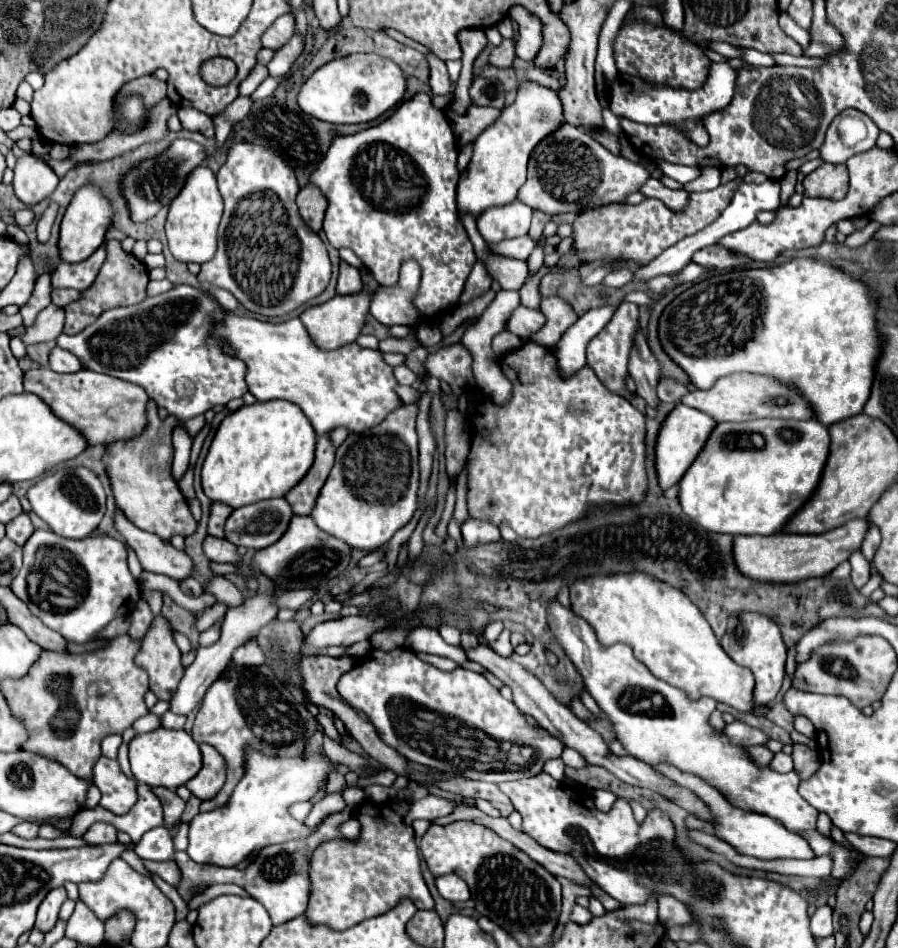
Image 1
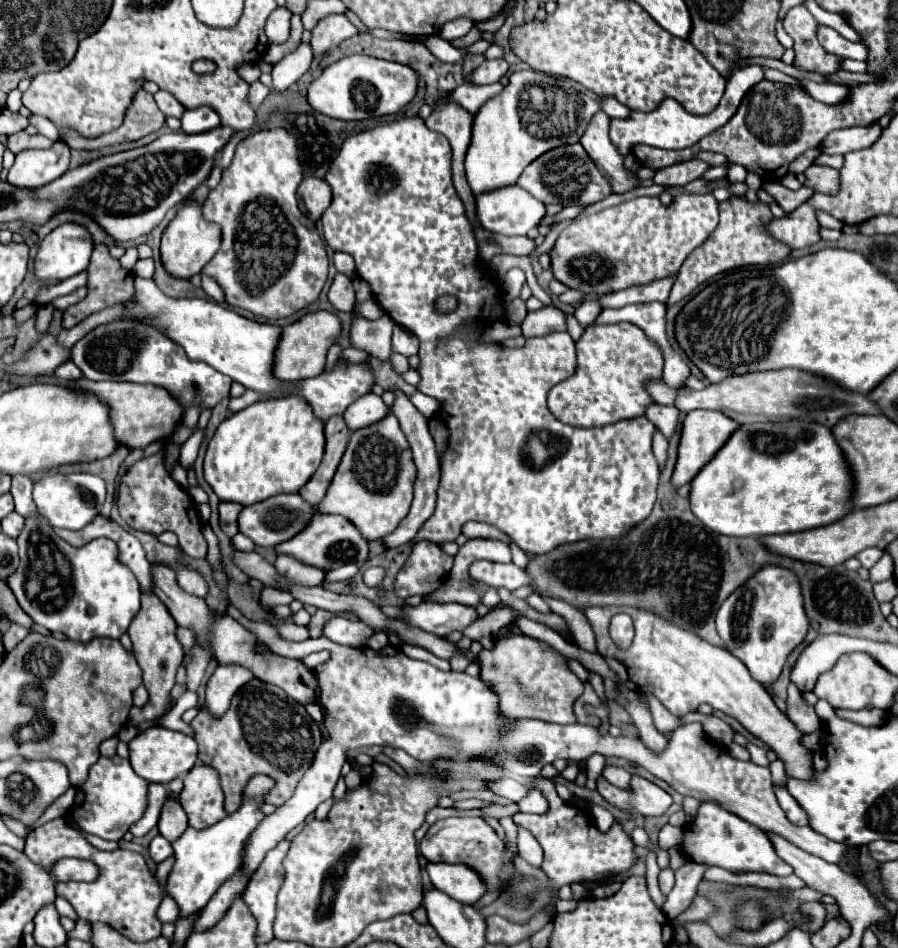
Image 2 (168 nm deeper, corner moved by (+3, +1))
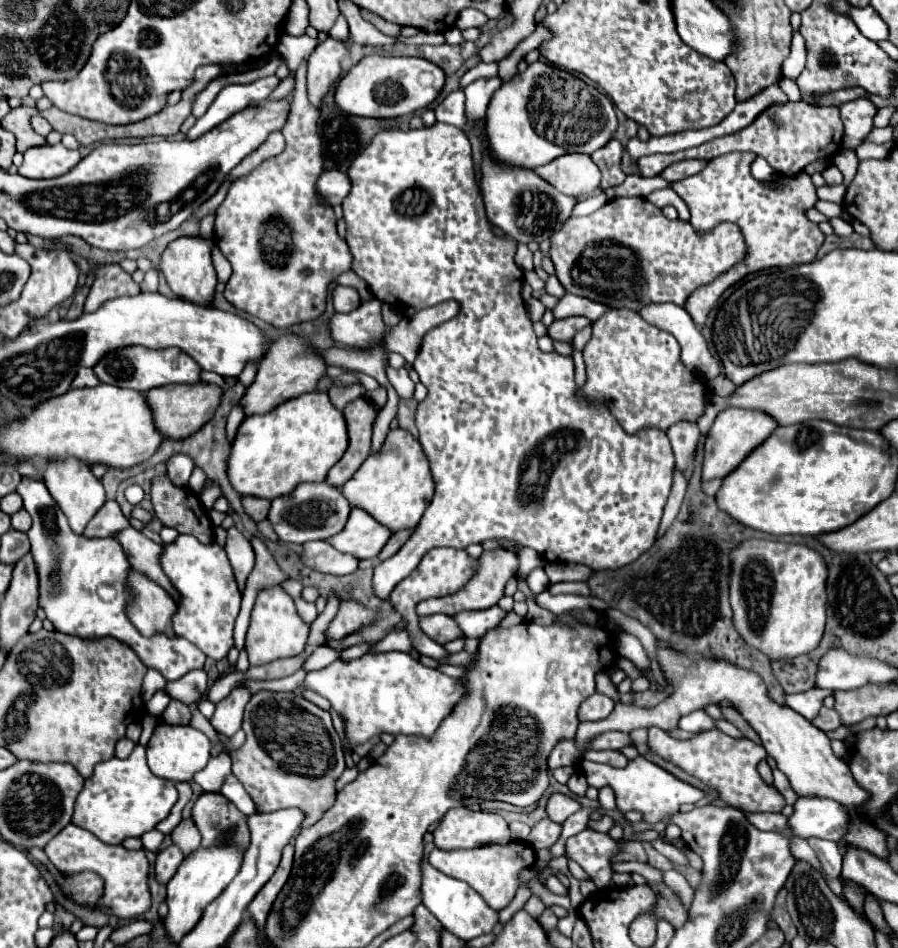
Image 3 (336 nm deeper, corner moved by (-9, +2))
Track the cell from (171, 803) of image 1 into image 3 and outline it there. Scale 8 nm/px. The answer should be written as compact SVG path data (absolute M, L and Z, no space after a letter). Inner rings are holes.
M183 819L171 833L173 843L183 851L183 855L193 853L193 849L197 849L201 845L201 835L193 823L193 819Z

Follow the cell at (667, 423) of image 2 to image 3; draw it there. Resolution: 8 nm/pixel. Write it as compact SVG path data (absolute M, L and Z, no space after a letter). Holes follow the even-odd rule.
M679 421L667 429L667 437L671 441L673 453L675 453L675 465L685 473L689 479L691 467L693 467L693 455L699 441L699 427L691 421Z

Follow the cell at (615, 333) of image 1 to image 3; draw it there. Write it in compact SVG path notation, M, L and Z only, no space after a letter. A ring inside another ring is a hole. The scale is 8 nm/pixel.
M609 309L593 323L593 335L583 347L583 359L587 381L579 387L579 395L597 405L607 405L627 433L637 433L645 427L667 431L681 419L697 421L703 414L706 384L687 369L683 373L677 339L649 325L631 309Z

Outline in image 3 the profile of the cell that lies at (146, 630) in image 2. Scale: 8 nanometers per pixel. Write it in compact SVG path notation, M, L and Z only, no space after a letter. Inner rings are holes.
M137 571L129 573L129 585L135 591L129 619L133 619L137 631L145 637L153 637L155 633L171 635L171 619L177 613L177 603L169 593Z

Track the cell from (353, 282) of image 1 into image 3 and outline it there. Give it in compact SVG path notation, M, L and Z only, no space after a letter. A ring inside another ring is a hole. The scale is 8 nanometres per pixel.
M335 287L333 289L333 307L337 313L349 313L361 305L361 297L353 287Z

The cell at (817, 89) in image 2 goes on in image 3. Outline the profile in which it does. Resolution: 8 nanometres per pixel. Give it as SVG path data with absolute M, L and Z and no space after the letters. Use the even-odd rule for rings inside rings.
M859 97L855 101L847 101L839 105L841 119L845 123L845 137L843 137L843 147L845 149L855 149L861 143L861 137L873 129L873 117L877 113L877 107L873 105L871 99Z

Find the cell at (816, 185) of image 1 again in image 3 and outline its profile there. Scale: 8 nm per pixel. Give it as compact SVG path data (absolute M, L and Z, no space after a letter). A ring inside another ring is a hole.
M829 165L821 175L825 177L827 185L839 185L839 183L843 183L843 175L841 175L841 171L835 165Z

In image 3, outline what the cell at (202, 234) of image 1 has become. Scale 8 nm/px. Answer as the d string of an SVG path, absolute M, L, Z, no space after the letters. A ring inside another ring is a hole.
M199 235L197 237L179 237L169 243L169 247L165 249L163 259L161 259L161 269L175 295L181 295L183 299L189 299L189 301L201 303L201 305L211 303L215 285L217 285L215 267L213 267L213 259L211 259L213 245L215 245L213 239L199 237Z

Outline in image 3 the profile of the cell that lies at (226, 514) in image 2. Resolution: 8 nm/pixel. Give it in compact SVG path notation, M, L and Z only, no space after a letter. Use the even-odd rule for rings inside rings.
M243 497L245 513L247 513L255 523L261 523L261 521L267 517L269 505L271 505L271 503L269 503L267 499L259 499L259 497Z

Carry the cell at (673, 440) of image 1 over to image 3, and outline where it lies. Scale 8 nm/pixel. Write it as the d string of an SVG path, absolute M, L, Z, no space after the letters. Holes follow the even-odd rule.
M729 407L729 409L721 411L715 417L715 423L711 425L711 429L705 437L701 479L709 481L715 477L723 479L725 475L729 475L753 451L753 447L757 447L757 445L761 445L761 441L765 441L769 431L773 431L775 427L777 427L777 423L771 417L765 417L765 413L757 413L751 409L737 409L737 407Z

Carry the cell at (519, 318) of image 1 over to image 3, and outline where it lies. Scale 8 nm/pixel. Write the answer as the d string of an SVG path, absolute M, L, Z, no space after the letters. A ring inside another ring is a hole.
M565 317L565 319L555 319L549 329L547 329L547 335L551 339L559 339L559 341L571 341L573 335L583 329L585 325L589 325L591 321L585 319L585 317Z

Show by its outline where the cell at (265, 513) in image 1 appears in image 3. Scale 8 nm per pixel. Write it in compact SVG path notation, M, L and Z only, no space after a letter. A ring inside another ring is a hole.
M301 483L291 495L277 497L271 501L269 509L269 523L273 525L275 533L283 543L305 543L305 541L317 541L317 539L327 539L335 533L339 533L349 517L349 503L341 495L339 489L323 483Z

